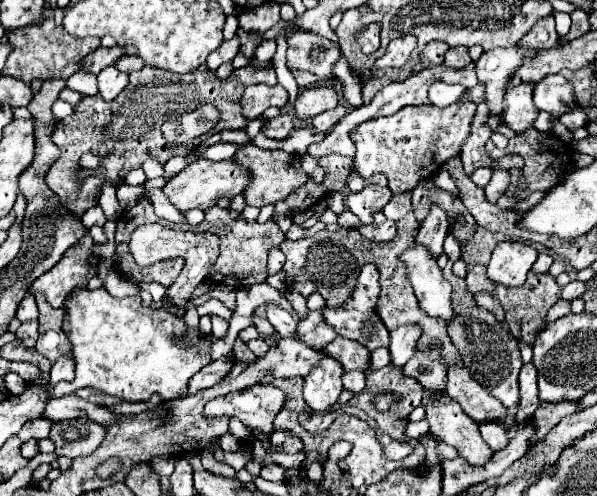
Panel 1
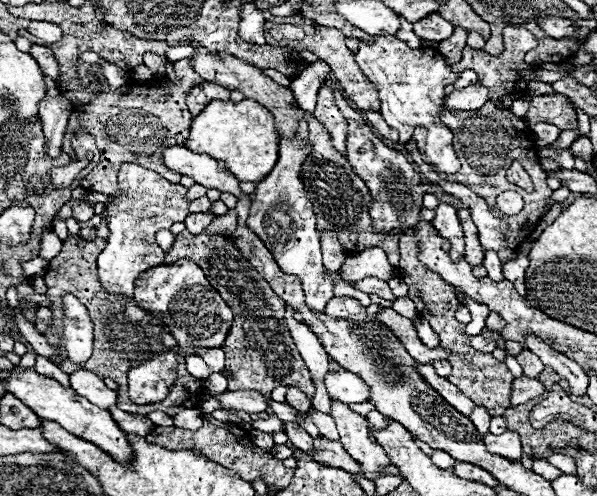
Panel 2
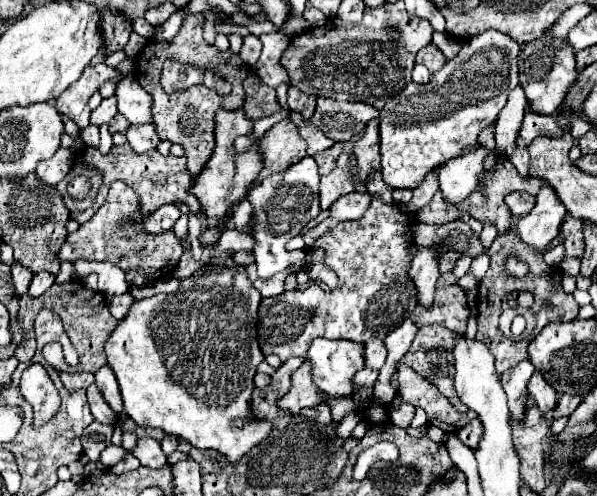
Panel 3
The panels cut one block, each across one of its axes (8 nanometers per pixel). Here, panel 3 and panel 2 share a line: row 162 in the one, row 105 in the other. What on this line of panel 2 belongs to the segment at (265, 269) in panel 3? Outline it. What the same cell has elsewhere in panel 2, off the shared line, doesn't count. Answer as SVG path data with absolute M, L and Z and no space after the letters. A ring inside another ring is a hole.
M314 62L310 64L298 78L294 78L288 88L292 90L294 98L296 98L296 106L308 114L314 112L316 108L316 96L318 96L318 88L320 82L324 80L324 76L330 72L330 68L324 62Z

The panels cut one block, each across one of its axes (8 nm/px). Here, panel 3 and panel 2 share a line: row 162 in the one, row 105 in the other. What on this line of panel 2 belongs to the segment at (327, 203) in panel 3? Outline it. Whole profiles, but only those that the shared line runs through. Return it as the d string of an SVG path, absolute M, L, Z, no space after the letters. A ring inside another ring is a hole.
M328 74L322 82L322 86L332 88L334 98L336 98L336 106L340 108L342 116L348 122L348 162L352 164L354 172L364 180L364 184L368 186L368 194L370 194L370 218L372 218L372 226L376 232L382 234L398 234L398 232L406 232L412 226L418 224L420 220L420 208L422 208L422 198L424 194L432 194L432 184L428 184L426 178L422 178L414 168L410 168L410 164L406 162L406 156L388 148L374 132L370 126L366 126L362 114L358 110L354 110L348 100L342 96L342 90L338 88L338 82L332 78L332 74Z

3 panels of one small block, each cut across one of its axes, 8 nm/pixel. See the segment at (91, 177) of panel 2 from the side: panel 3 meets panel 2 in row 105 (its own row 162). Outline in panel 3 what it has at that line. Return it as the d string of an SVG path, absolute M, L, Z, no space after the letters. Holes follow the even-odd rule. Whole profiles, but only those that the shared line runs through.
M124 144L124 146L112 146L108 154L100 154L98 148L88 146L88 148L84 148L82 158L84 158L86 164L90 164L90 166L94 166L94 168L98 168L102 172L103 182L92 208L72 214L72 218L78 220L80 224L88 222L92 218L92 214L103 204L112 180L126 182L140 198L140 210L136 214L132 214L132 222L136 222L136 218L140 218L142 211L144 214L148 214L148 212L154 212L156 208L160 208L164 204L186 204L190 208L190 212L194 212L194 214L200 210L200 202L196 202L196 198L190 194L190 173L187 169L185 156L168 156L168 158L164 158L156 150L136 154L128 144Z

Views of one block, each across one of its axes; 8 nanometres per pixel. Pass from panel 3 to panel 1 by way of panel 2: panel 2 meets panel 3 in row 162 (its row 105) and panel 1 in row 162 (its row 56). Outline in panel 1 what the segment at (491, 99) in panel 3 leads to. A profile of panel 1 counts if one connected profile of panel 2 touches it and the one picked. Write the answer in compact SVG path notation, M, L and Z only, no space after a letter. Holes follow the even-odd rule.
M466 94L448 108L428 106L404 106L392 116L380 116L356 126L350 134L356 144L356 172L362 178L384 174L392 194L410 192L418 182L432 178L440 166L460 154L462 142L470 136L472 118L476 114L476 102Z

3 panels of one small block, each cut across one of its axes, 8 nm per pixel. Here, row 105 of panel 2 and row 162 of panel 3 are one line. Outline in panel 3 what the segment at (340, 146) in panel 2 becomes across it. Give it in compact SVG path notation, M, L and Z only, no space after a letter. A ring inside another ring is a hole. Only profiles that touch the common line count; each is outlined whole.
M336 142L336 146L332 146L328 150L322 150L320 154L314 156L320 174L330 174L336 168L336 158L340 156L340 152L342 152L342 144Z

